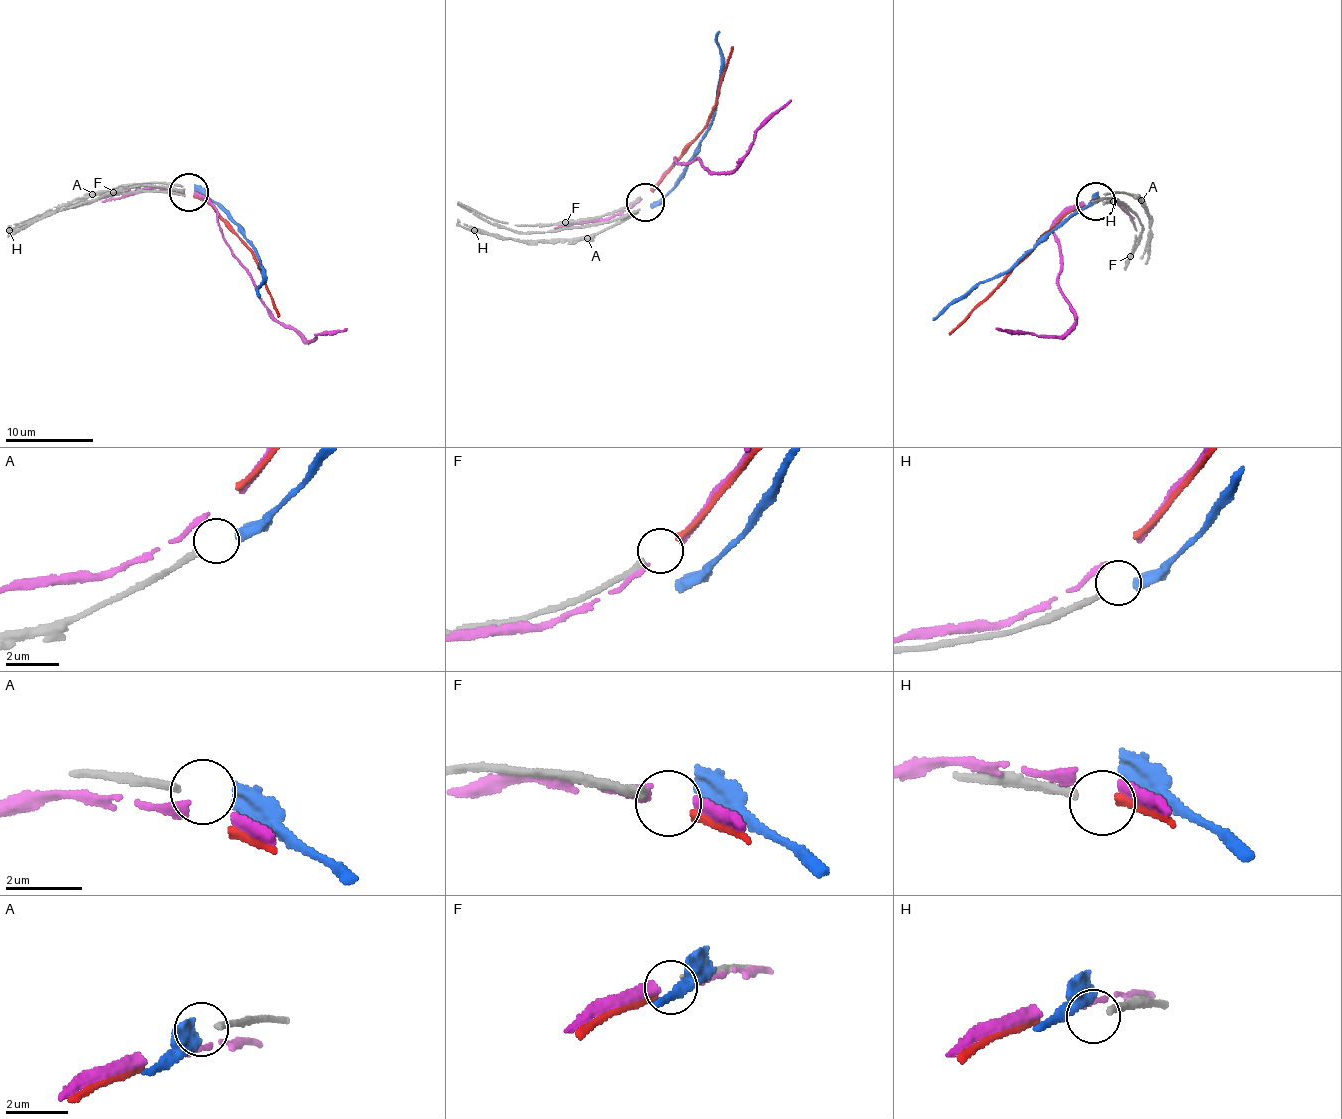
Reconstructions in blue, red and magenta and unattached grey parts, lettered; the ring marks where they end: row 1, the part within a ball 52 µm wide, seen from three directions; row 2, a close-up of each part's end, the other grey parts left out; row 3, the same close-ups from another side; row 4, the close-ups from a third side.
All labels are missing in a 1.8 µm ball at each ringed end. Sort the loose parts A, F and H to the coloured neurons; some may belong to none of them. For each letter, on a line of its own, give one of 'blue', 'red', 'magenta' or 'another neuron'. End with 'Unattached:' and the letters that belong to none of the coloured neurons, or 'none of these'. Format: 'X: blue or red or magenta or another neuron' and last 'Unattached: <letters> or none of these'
A: blue
F: red
H: another neuron
Unattached: H

